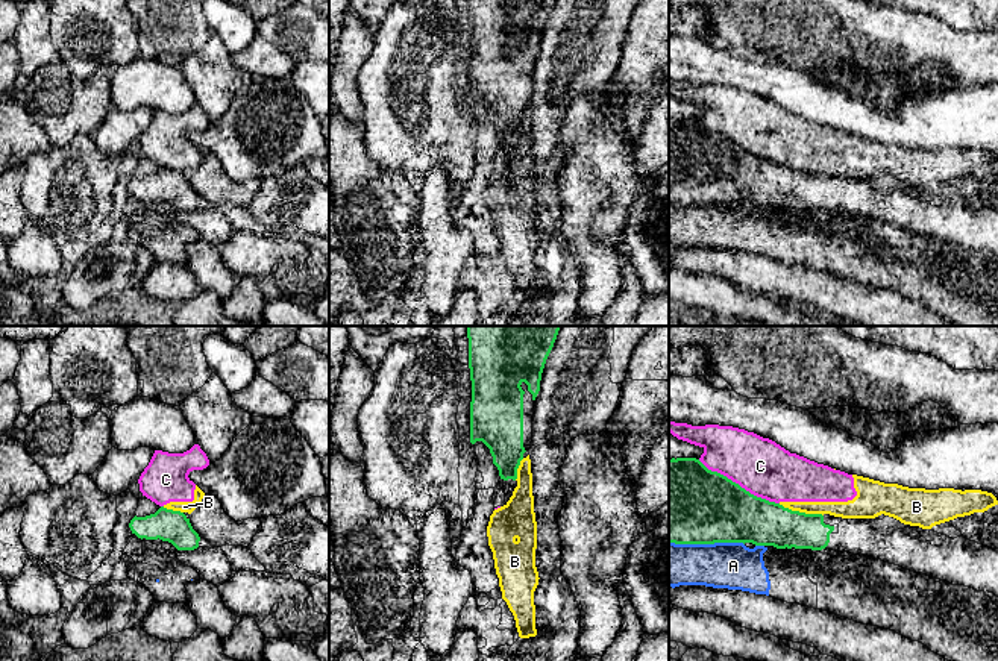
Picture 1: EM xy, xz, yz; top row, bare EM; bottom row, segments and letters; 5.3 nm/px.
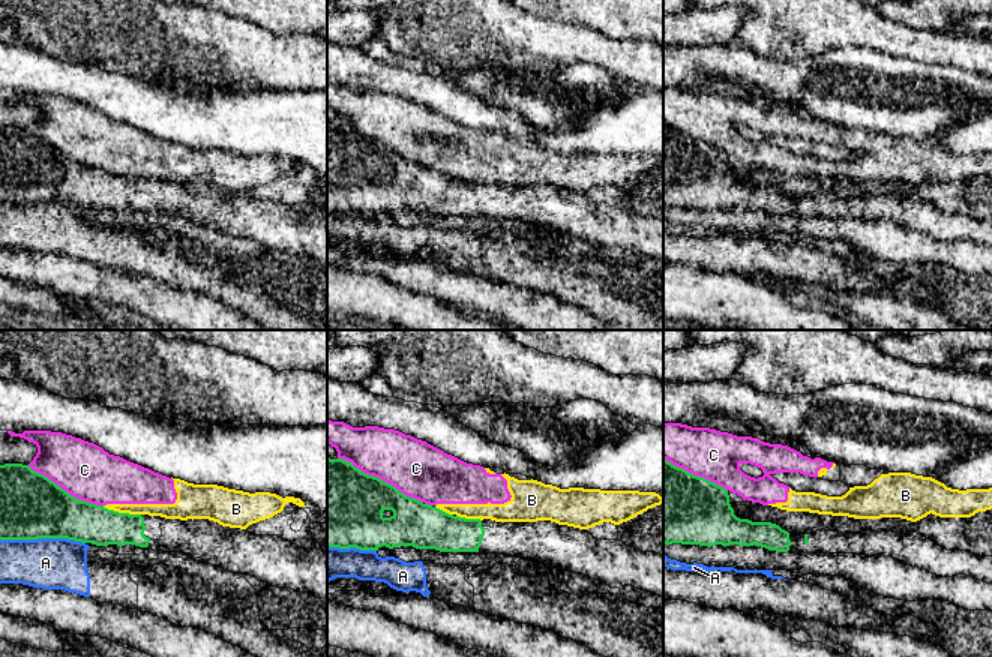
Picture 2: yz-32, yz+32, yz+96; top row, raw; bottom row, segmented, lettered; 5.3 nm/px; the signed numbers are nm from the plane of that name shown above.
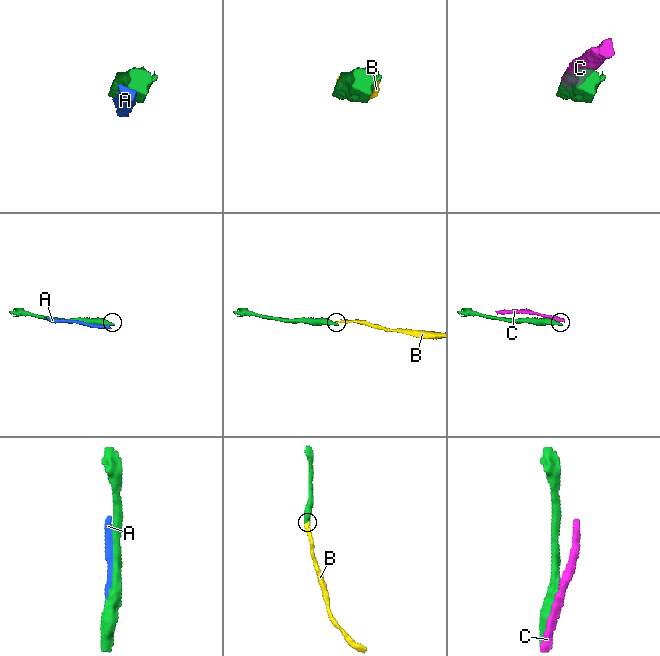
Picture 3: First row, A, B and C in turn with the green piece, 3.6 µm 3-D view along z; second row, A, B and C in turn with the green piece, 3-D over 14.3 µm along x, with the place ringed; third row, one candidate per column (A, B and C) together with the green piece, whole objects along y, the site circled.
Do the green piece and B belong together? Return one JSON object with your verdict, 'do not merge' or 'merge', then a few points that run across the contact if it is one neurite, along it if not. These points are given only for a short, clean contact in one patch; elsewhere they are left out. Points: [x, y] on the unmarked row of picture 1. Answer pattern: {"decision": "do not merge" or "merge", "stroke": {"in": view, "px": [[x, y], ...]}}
{"decision": "do not merge", "stroke": {"in": "yz", "px": [[778, 164], [822, 176]]}}

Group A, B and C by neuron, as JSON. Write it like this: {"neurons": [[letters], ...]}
{"neurons": [["A"], ["B", "C"]]}

